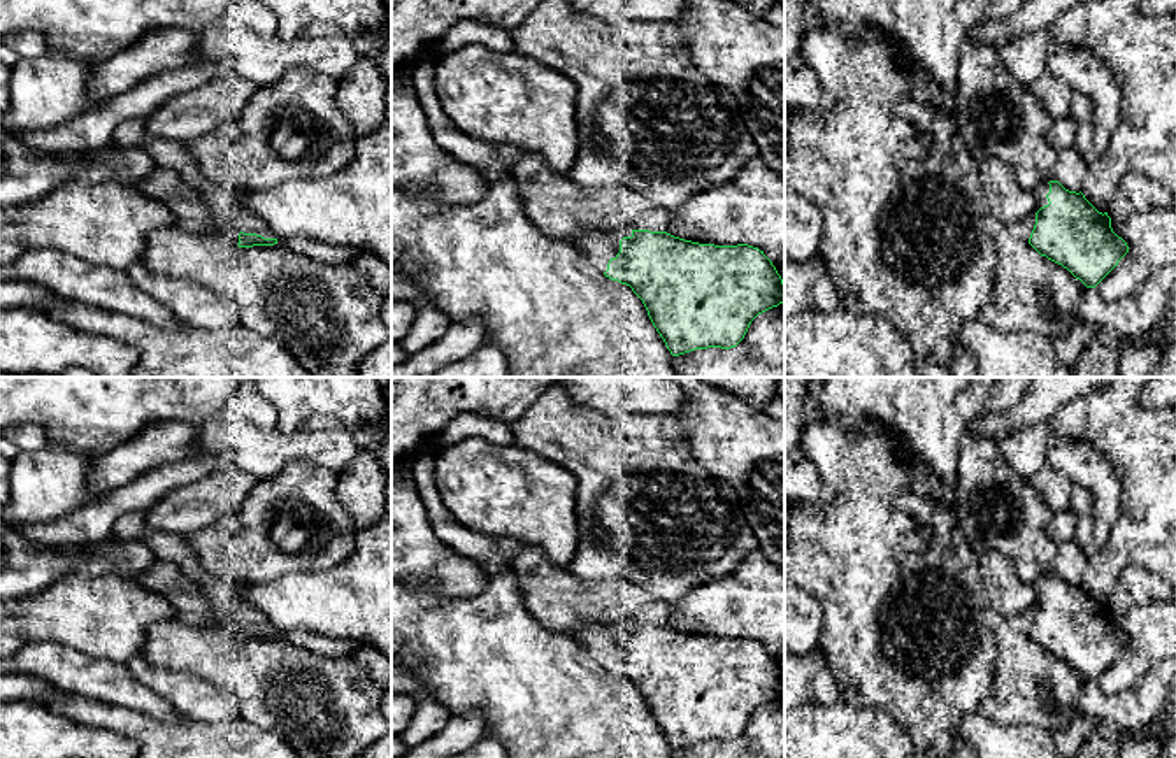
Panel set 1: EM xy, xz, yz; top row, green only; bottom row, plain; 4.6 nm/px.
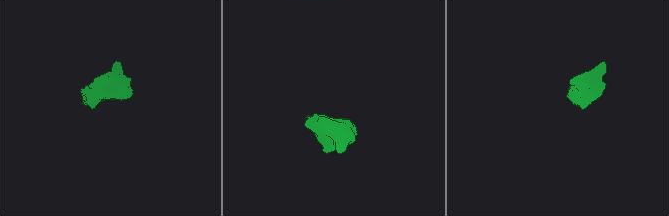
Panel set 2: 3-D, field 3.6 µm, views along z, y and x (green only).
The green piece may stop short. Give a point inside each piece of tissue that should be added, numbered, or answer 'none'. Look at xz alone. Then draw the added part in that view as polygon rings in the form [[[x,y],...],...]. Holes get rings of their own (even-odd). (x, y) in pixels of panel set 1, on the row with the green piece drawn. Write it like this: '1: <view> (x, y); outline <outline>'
1: xz (599, 246); outline [[[621,226],[611,232],[586,232],[579,239],[577,246],[592,260],[599,272],[604,274],[609,260],[616,258],[620,253],[620,240],[623,237],[632,237],[632,228]]]

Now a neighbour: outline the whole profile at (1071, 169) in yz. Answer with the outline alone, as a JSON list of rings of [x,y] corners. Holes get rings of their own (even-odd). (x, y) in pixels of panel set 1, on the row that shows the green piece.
[[[1072,147],[1058,153],[1057,165],[1050,181],[1058,181],[1065,190],[1079,193],[1083,179],[1088,172],[1088,163]]]

